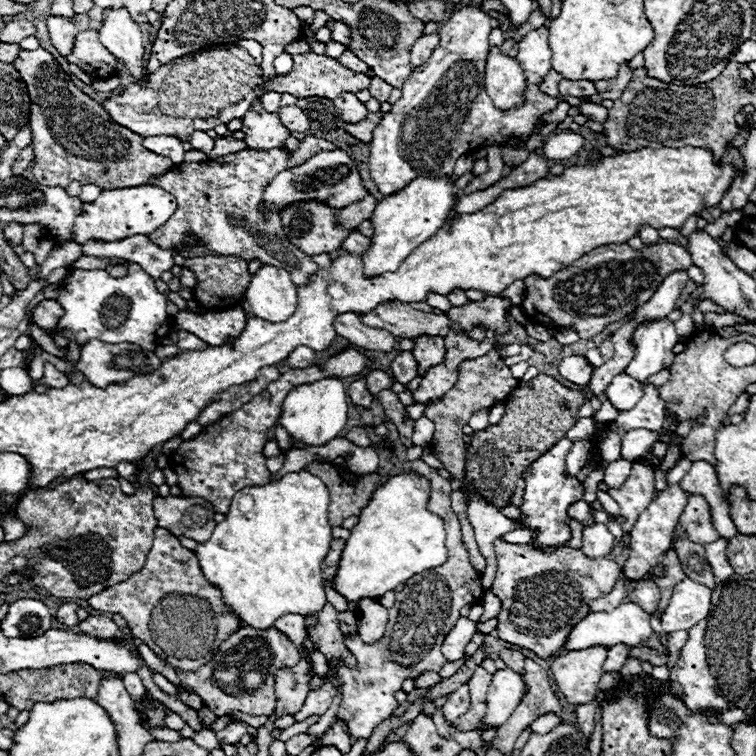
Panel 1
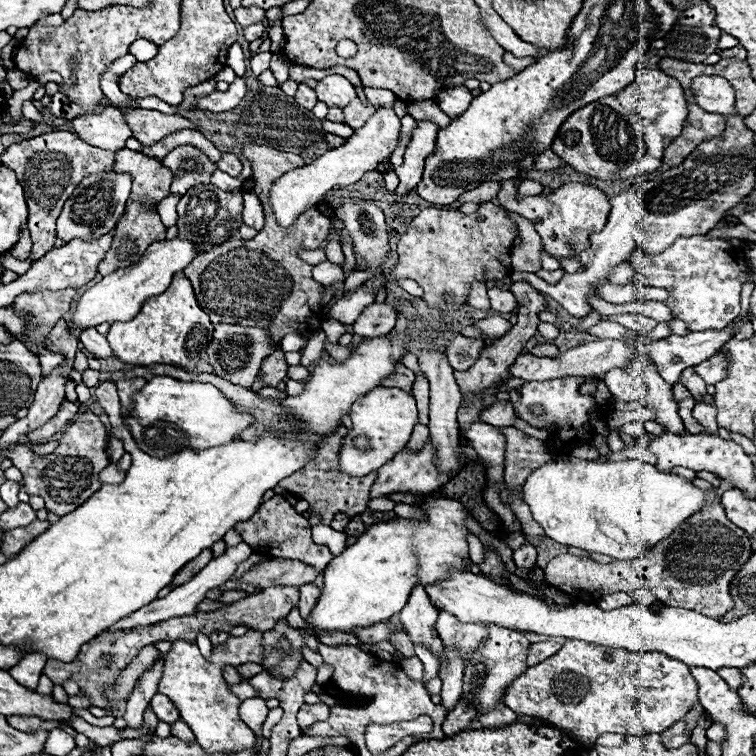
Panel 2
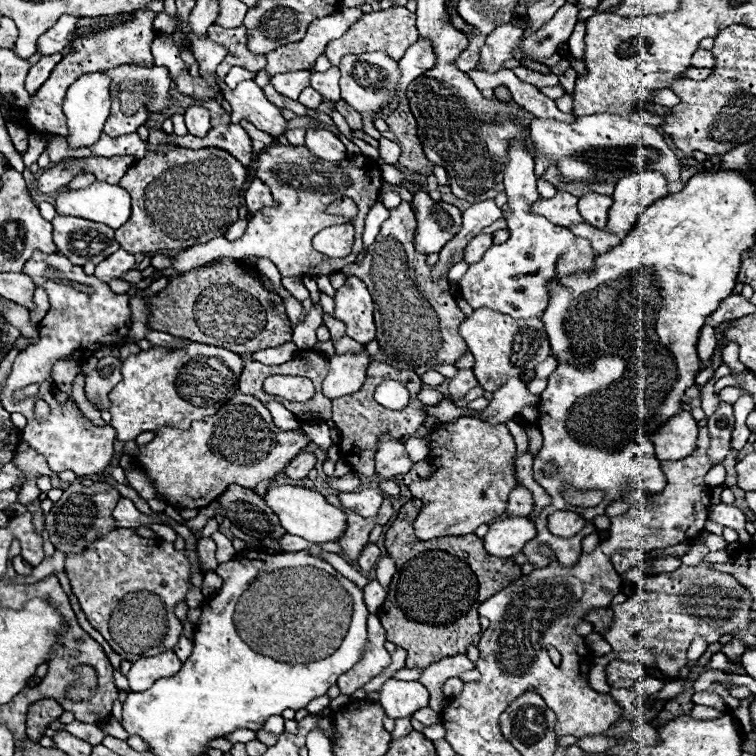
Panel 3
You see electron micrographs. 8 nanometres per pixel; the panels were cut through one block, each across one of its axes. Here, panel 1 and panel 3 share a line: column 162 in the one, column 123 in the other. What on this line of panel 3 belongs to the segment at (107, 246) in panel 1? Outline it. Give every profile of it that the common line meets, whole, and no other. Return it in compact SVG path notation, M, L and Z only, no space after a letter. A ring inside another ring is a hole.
M120 248L120 250L116 250L112 256L108 256L106 260L102 260L102 262L96 266L94 276L96 276L98 280L102 280L102 282L110 282L110 280L118 278L120 274L132 270L134 264L136 264L134 256L128 254L128 252L124 252L124 250Z

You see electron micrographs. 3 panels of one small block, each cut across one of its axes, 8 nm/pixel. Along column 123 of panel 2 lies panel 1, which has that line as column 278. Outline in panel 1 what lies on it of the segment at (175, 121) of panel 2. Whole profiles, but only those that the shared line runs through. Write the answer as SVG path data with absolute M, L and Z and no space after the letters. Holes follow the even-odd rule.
M284 106L278 110L278 114L282 114L282 122L286 124L286 128L296 130L296 132L306 132L310 128L310 118L306 116L306 112L298 106Z

